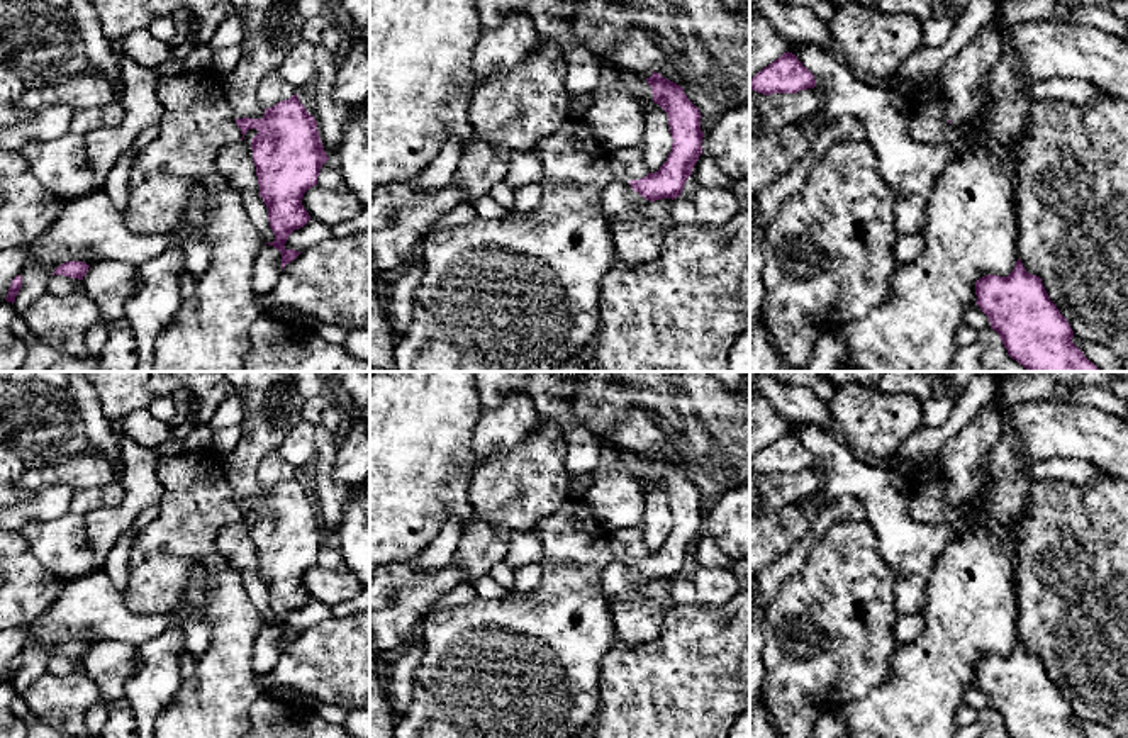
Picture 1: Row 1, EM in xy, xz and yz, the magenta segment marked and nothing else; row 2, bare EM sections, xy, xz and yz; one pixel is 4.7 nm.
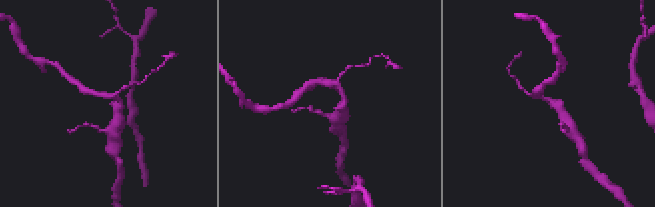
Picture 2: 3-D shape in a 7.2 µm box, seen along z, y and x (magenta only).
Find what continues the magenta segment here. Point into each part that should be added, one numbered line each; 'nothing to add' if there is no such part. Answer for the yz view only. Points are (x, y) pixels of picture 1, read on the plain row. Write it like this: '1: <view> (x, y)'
1: yz (960, 457)

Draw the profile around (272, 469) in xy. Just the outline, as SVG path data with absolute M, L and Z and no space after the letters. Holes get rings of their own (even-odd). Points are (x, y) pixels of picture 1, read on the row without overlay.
M276 451L268 453L256 467L256 478L263 489L270 489L282 480L288 480L297 472Z

